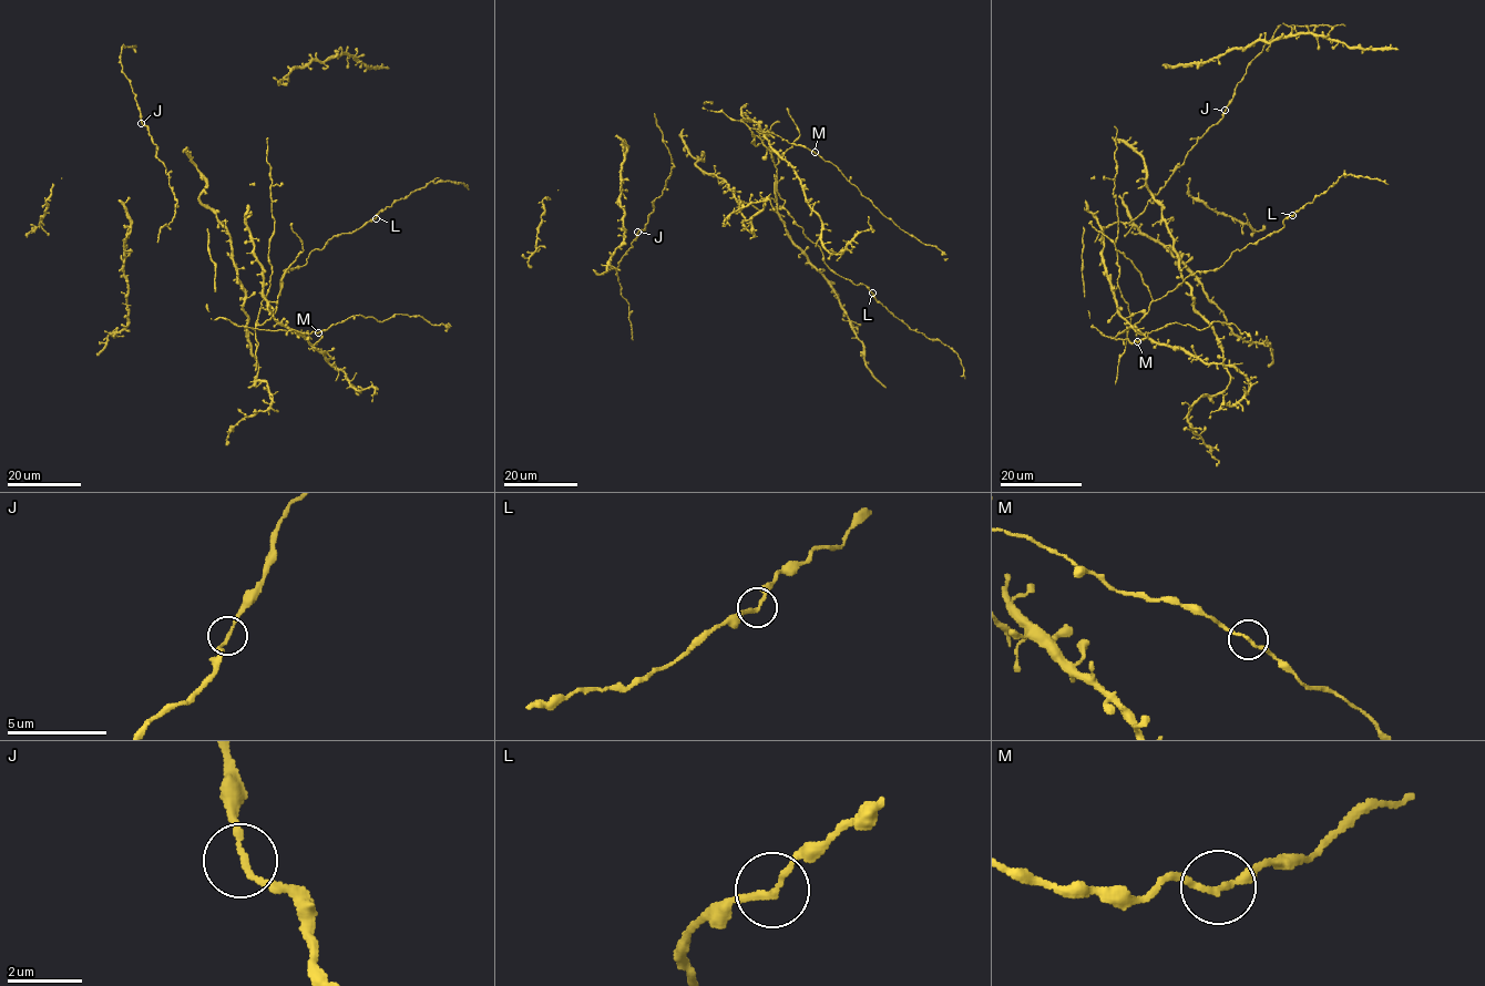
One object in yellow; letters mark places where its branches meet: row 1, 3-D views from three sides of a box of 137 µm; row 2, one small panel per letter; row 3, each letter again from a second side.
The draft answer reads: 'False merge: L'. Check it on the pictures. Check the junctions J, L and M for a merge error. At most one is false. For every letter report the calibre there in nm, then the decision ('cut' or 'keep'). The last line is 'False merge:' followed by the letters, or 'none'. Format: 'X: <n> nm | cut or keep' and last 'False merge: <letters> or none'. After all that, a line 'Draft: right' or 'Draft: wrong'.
J: 160 nm | keep
L: 160 nm | cut
M: 160 nm | keep
False merge: L
Draft: right

